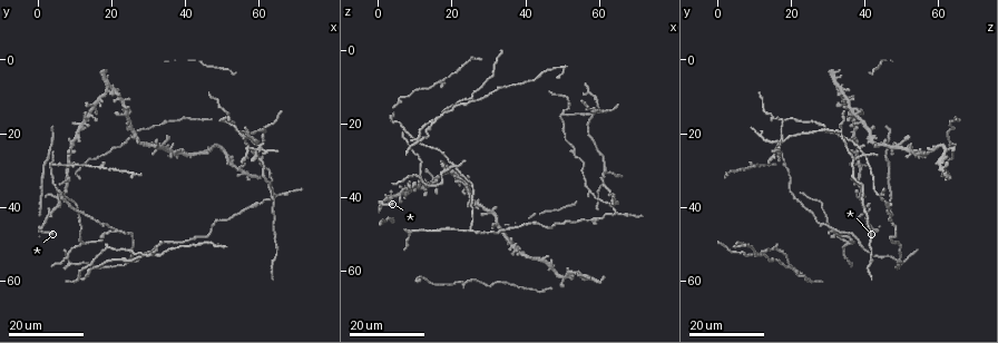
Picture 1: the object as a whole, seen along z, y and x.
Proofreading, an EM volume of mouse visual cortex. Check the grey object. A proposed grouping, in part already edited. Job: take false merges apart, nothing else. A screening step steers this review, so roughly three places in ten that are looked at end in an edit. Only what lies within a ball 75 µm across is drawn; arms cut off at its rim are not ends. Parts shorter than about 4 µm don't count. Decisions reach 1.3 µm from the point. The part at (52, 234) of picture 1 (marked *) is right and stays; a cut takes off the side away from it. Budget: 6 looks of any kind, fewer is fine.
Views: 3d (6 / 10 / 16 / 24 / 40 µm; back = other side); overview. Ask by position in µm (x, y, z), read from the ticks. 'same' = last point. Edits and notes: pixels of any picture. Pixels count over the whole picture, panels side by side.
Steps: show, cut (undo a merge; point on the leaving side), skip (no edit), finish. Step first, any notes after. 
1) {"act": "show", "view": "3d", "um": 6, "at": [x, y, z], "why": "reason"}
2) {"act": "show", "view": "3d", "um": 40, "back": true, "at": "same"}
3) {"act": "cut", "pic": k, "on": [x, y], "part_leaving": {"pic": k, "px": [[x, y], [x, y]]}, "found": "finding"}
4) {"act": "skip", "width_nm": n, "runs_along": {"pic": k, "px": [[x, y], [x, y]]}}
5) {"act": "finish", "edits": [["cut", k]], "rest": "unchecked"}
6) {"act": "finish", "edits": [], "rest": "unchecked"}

{"act": "show", "view": "3d", "um": 16, "at": [21.0, 46.5, 32.0]}

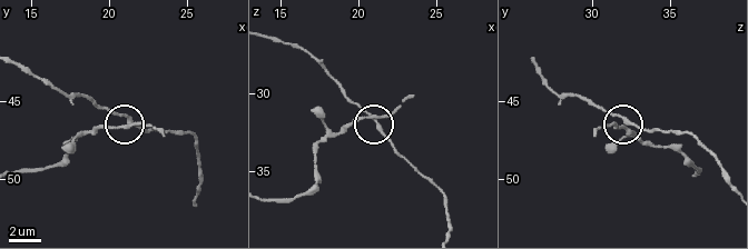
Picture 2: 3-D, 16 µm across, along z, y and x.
{"act": "show", "view": "3d", "um": 10, "at": [21.2, 46.2, 32.0]}

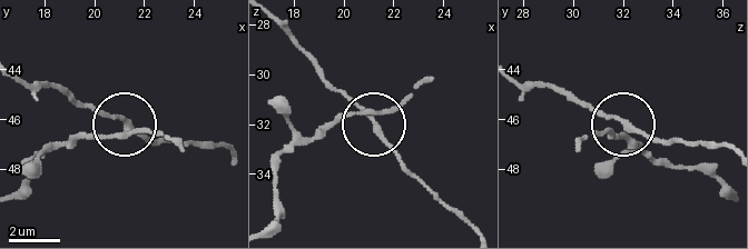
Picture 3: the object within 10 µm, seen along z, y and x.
{"act": "skip", "arms": 4, "runs_along": {"pic": 3, "px": [[728, 195], [583, 107]]}, "found": "all the same neuron"}

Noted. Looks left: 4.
{"act": "show", "view": "3d", "um": 16, "at": [23.5, 11.5, 35.5], "why": "a fork"}

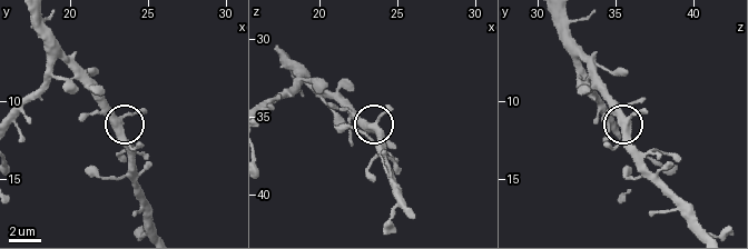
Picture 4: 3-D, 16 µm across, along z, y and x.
{"act": "show", "view": "3d", "um": 6, "at": [23.2, 11.4, 36.0]}

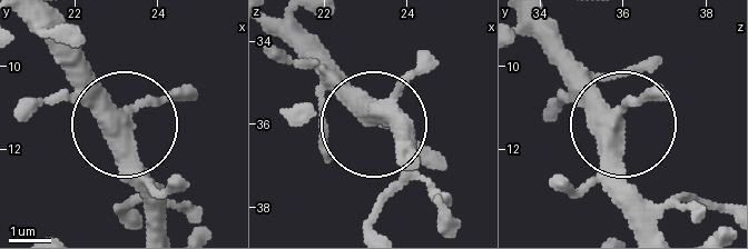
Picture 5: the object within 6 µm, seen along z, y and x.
{"act": "skip", "arms": 3, "runs_along": {"pic": 5, "px": [[525, 28], [611, 113], [632, 188], [681, 205]]}, "found": "continuous, no second neuron"}

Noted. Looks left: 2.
{"act": "show", "view": "3d", "um": 24, "at": [19.5, 7.0, 32.5]}

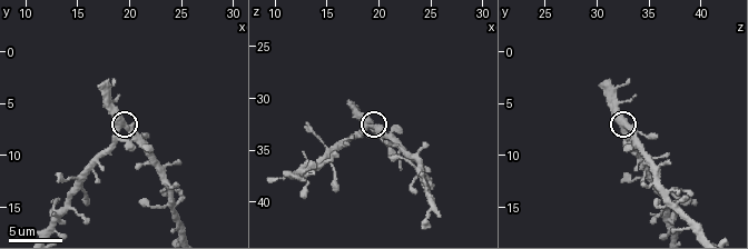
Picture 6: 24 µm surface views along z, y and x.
{"act": "show", "view": "3d", "um": 10, "at": [19.4, 6.8, 33.0]}

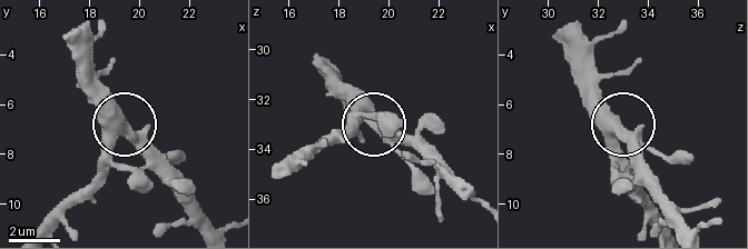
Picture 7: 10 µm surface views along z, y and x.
{"act": "skip", "found": "all the same neuron"}

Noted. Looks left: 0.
{"act": "finish", "edits": [], "rest": "unchecked"}

